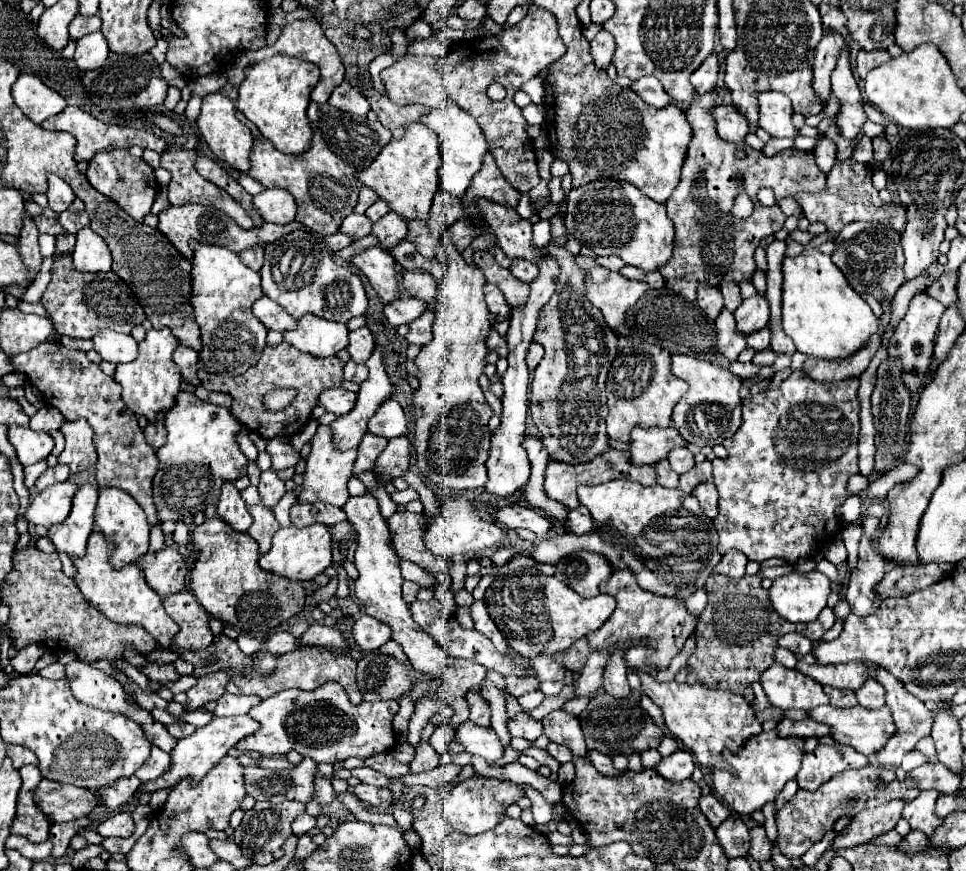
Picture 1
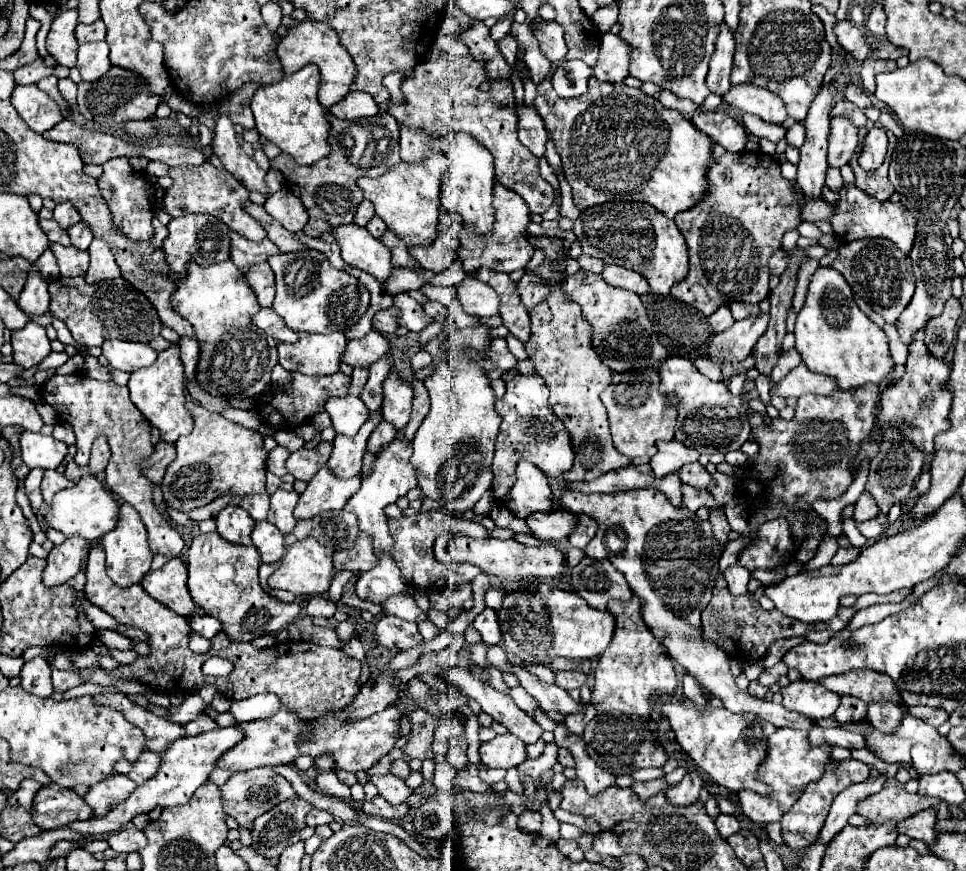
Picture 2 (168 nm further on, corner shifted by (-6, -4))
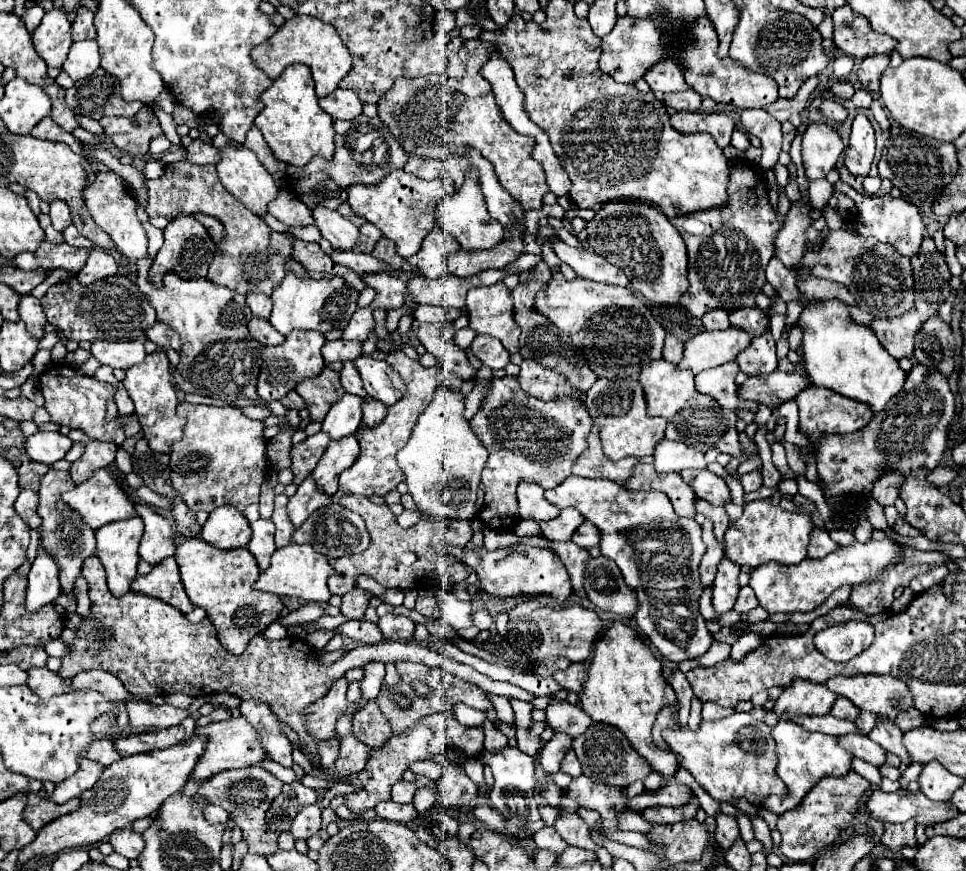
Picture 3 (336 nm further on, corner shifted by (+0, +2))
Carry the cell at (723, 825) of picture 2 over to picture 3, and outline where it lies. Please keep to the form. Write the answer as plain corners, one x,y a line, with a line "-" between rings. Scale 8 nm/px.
715,814
715,822
717,822
717,828
715,828
715,840
721,848
729,848
735,838
739,836
739,826
735,822
733,816
727,816
727,814

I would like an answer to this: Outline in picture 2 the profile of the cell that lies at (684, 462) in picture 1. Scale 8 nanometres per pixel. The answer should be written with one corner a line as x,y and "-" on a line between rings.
699,462
683,466
683,470
679,470
679,476
681,476
683,484
689,484
689,486
699,488
699,490
709,490
715,486
715,480

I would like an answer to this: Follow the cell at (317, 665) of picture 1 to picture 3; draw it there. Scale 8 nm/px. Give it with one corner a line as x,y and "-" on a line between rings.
89,556
83,562
81,574
89,582
89,598
91,598
91,614
95,620
99,620
113,636
111,644
99,646
99,638
85,638
79,636
71,644
71,652
63,656
63,666
59,670
59,676
69,680
77,672
87,670
105,670
113,676
117,676
123,686
133,694
171,694
171,692
183,692
187,696
199,698
199,696
211,696
217,692
229,692
241,700
261,698
269,702
271,710
277,714
281,722
285,722
297,736
299,746
303,748
303,754
307,760
315,766
317,756
317,744
321,740
313,738
307,732
305,726
305,708
311,702
317,702
323,698
331,684
341,678
347,670
363,668
369,662
421,662
427,666
437,666
447,672
451,672
457,678
463,678
471,684
477,684
485,692
501,694
507,698
521,698
525,702
531,702
535,698
531,692
525,692
509,682
497,682
491,680
477,670
473,670
467,664
461,664
441,652
435,652
423,644
417,642
381,642
381,644
367,644
357,646
349,650
341,660
333,664
321,664
315,650
311,648
309,658
309,644
307,640
299,636
287,636
283,640
267,640
261,634
257,638
251,638
247,650
243,654
229,654
217,640
215,626
209,620
203,620
199,624
191,624
183,614
145,594
129,592
121,598
115,598
105,582
105,570
97,556

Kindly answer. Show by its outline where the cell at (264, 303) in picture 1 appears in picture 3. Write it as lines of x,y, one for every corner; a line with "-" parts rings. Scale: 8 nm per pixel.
255,316
247,326
249,326
249,334
251,334
255,340
259,340
261,344
265,344
265,346
277,346
277,344
285,342
285,336
279,334
279,332
271,326
271,322
265,320
265,318
257,318
257,316

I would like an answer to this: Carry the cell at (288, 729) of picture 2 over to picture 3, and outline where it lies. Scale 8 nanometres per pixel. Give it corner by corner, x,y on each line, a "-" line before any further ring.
229,718
223,722
213,722
211,726
205,728
197,728
195,734
203,734
209,738
205,754
199,758
197,766
193,768
193,780
205,780
211,778
223,770
233,770
233,768
247,768
253,764
259,764
263,760
267,760
265,748
261,746
261,740
257,736
257,732
253,730
253,726
243,718

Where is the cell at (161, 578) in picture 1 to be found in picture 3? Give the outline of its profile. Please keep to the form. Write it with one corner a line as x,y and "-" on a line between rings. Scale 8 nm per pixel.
173,556
155,564
149,574
137,576
131,584
131,590
139,592
139,594
153,596
153,598
159,598
159,600
175,606
183,614
193,610
193,604
183,590
181,576
179,576
179,566
177,566

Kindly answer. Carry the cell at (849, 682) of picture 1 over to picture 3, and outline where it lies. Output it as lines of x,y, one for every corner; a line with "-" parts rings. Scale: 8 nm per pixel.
857,674
853,678
829,678
827,688
839,696
849,698
859,710
881,712
895,718
899,712
913,706
913,696
907,686
893,676

